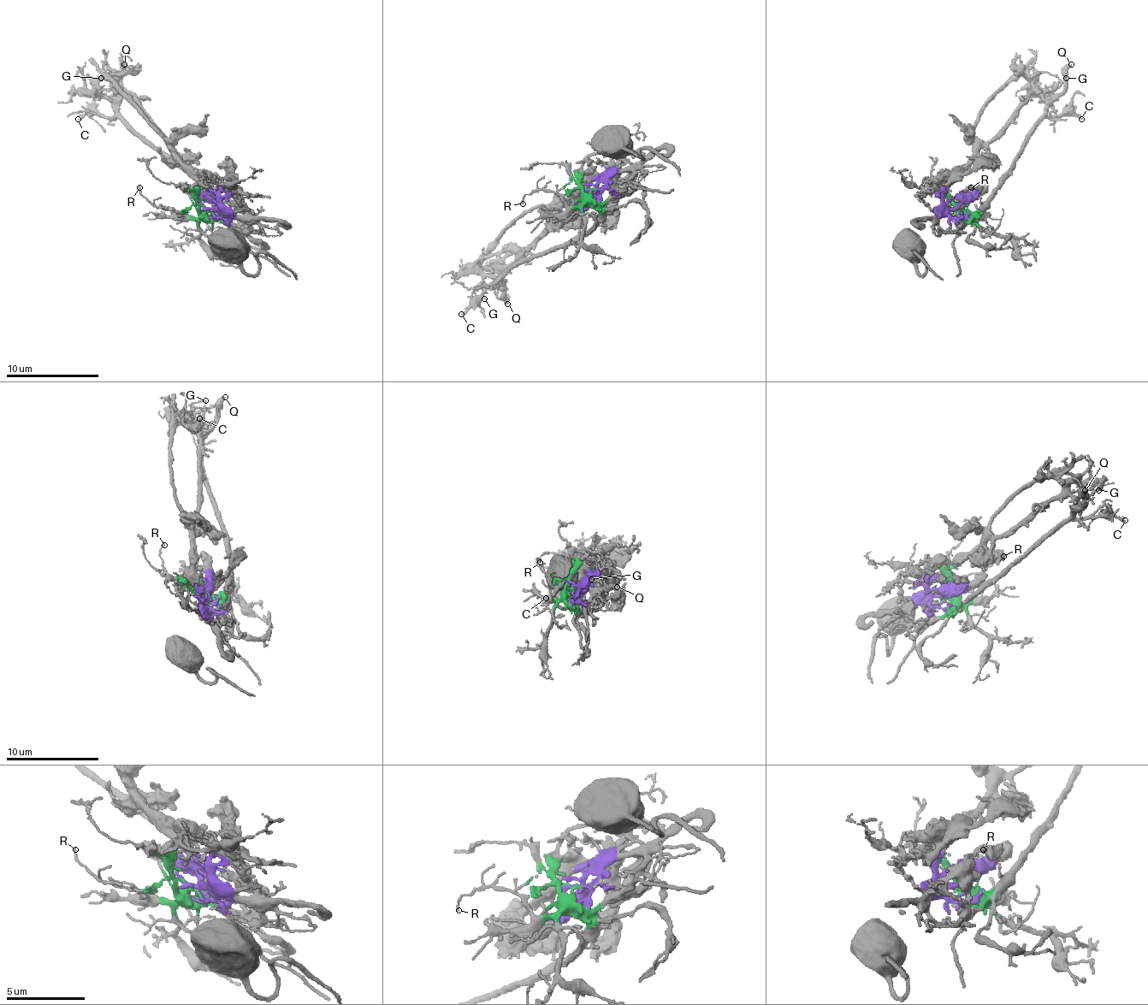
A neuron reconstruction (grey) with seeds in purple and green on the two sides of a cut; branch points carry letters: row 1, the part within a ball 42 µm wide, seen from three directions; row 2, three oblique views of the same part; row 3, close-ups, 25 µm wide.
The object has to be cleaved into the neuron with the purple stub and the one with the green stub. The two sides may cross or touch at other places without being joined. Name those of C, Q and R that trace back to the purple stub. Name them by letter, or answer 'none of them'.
none of them

